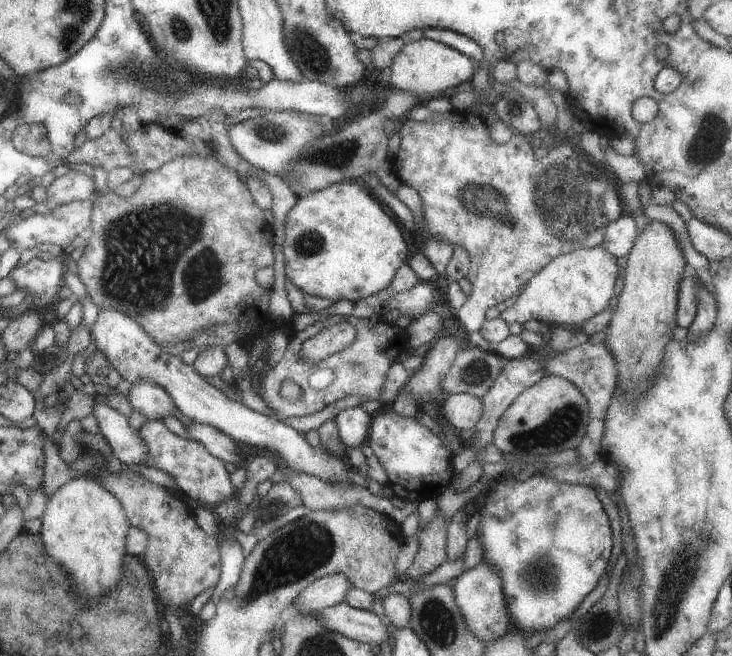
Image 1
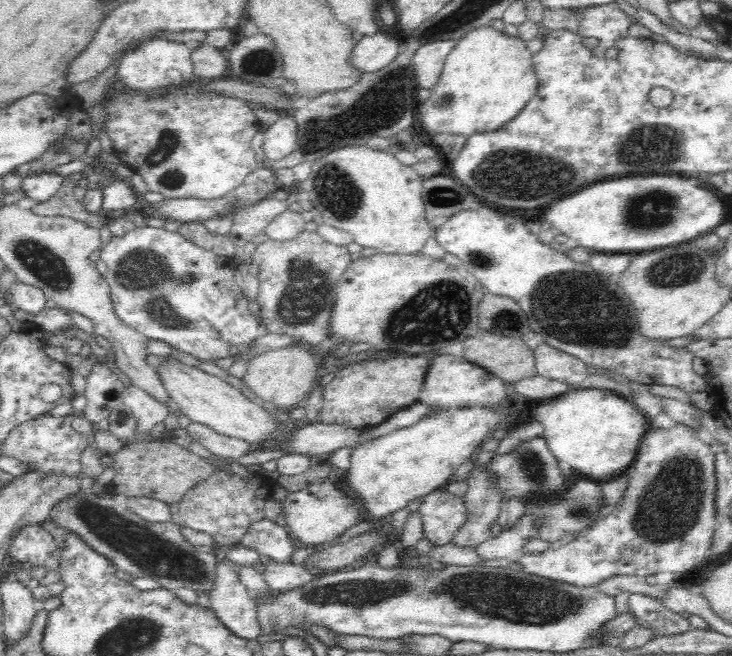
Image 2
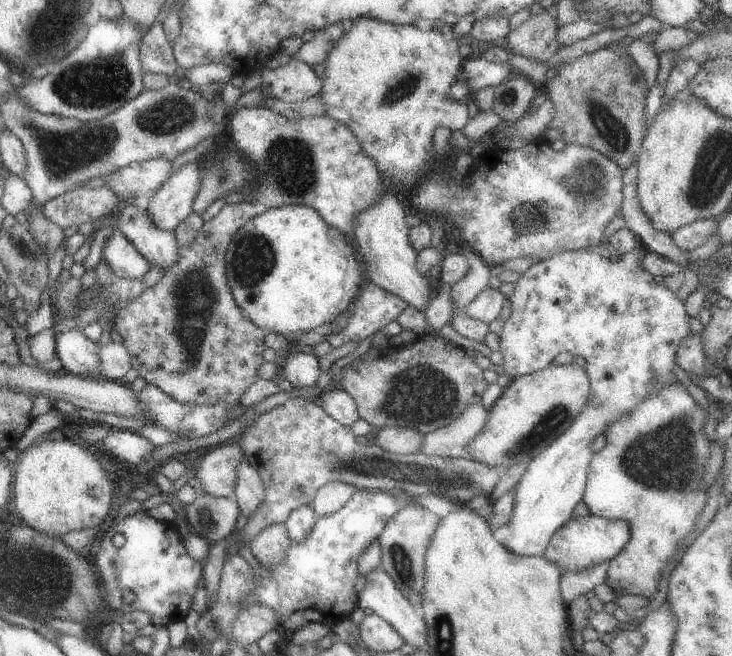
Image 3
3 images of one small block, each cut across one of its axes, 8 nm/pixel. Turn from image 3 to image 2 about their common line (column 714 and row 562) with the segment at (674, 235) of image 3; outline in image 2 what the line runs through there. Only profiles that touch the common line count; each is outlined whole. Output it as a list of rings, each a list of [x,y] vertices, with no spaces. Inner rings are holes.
[[[220,557],[216,566],[214,586],[208,593],[209,607],[230,632],[250,640],[261,635],[254,599],[238,579],[232,561]]]

